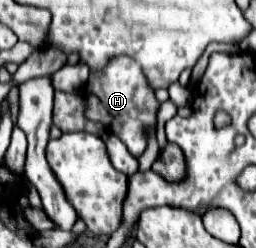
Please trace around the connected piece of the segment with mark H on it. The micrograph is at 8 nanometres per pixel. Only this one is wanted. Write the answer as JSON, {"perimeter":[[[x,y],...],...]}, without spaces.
{"perimeter":[[[115,56],[107,62],[105,68],[89,74],[89,80],[85,84],[85,94],[87,94],[85,118],[101,122],[107,132],[115,134],[127,146],[127,150],[135,158],[139,158],[147,148],[149,140],[147,128],[157,126],[157,110],[159,110],[155,90],[147,84],[141,66],[127,56]]]}

